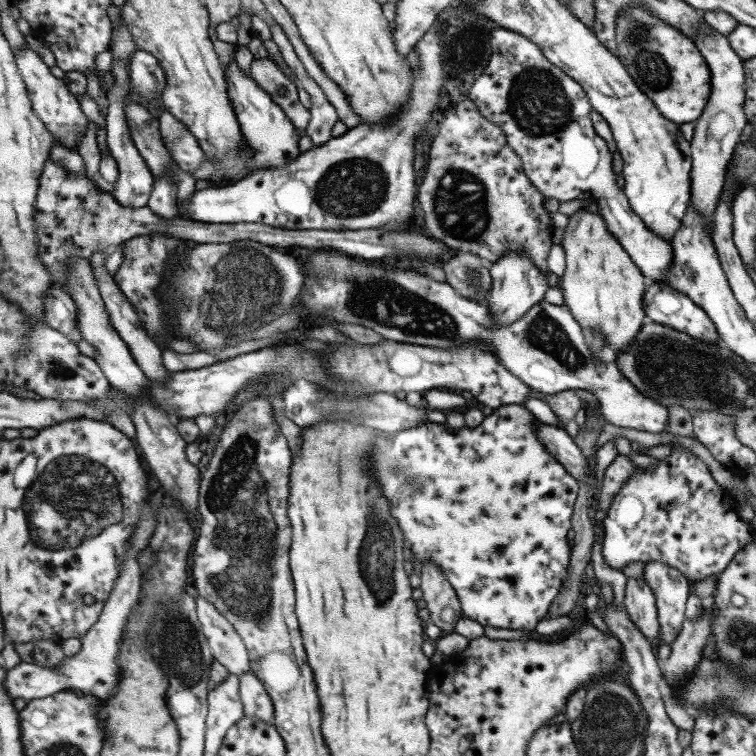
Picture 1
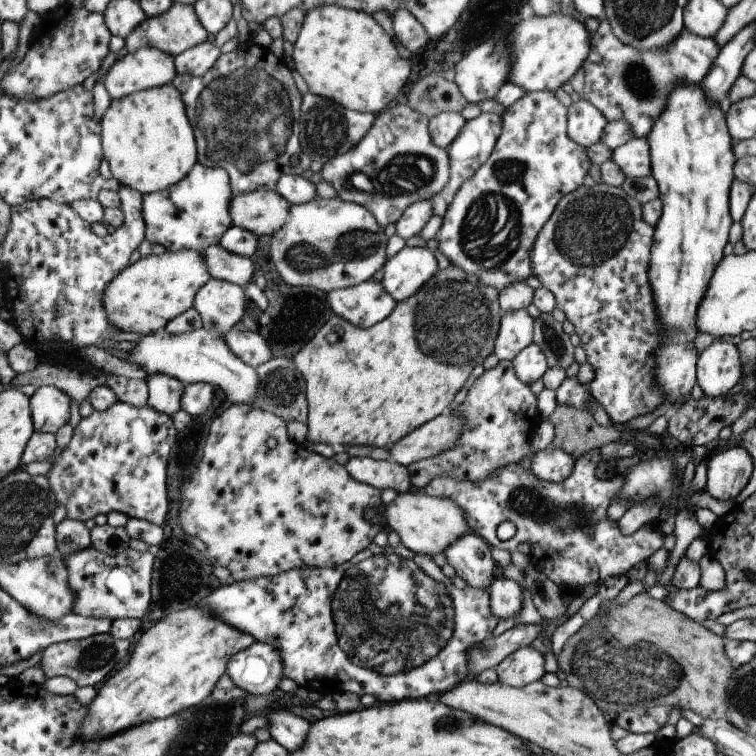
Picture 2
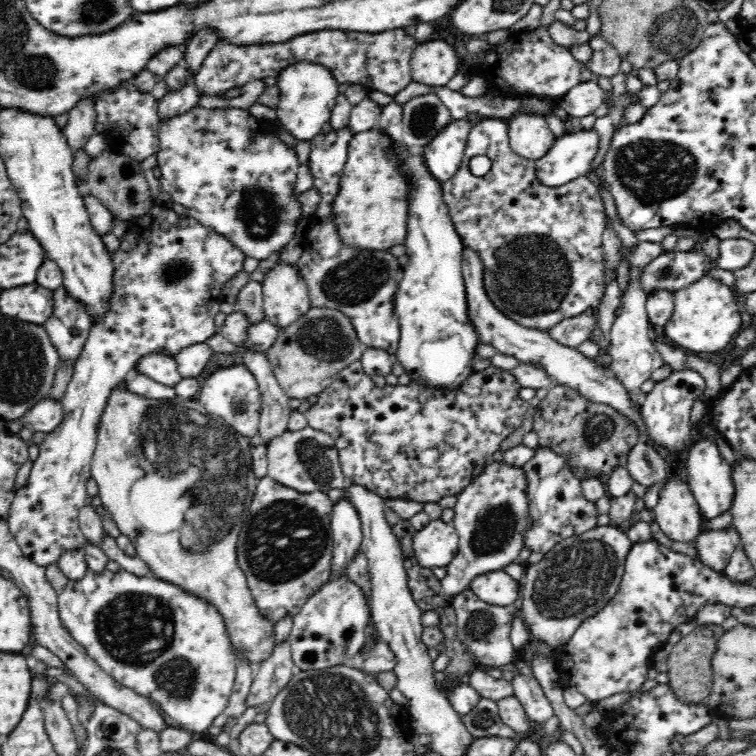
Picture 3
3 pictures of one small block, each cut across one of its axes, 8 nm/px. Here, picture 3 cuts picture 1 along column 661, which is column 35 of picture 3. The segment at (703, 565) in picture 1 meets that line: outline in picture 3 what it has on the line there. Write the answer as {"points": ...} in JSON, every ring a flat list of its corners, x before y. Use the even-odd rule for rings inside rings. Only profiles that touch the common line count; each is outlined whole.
{"points":[[157,203,152,206,146,214,135,217,129,221,129,231,120,238,120,242,118,252,112,256,114,265,114,294,112,294,112,300,110,300,111,314,106,314,102,322,98,322,98,324,92,326,85,345,83,346,83,350,80,353,80,358,78,358,73,367,72,377,66,387,66,392,59,400,64,409,62,422,60,422,52,432,45,434,43,443,39,445,39,455,32,463,28,482,15,492,15,498,10,508,8,520,10,534,13,534,14,540,18,544,18,547,21,548,22,555,26,556,26,559,29,559,31,562,37,563,38,566,44,568,46,566,58,565,60,558,66,552,83,549,85,546,86,540,80,531,78,516,80,510,85,506,87,499,86,483,91,478,91,458,94,456,94,451,98,444,98,426,100,426,100,418,102,418,102,414,104,414,104,408,106,408,106,402,108,402,112,390,118,388,118,386,125,381,126,374,128,374,132,368,135,368,140,358,148,356,148,354,164,354,174,357,180,350,187,346,206,343,206,340,210,340,214,334,217,334,214,318,220,312,219,299,222,286,224,286,234,274,242,270,242,260,246,257,228,238,223,237,210,228,206,228,206,226,202,226,195,218,178,216,172,209,162,208,161,205]]}

